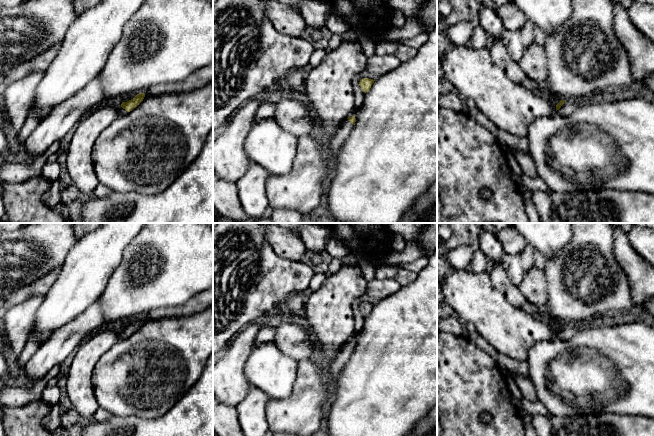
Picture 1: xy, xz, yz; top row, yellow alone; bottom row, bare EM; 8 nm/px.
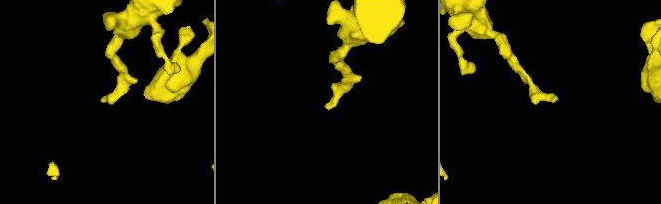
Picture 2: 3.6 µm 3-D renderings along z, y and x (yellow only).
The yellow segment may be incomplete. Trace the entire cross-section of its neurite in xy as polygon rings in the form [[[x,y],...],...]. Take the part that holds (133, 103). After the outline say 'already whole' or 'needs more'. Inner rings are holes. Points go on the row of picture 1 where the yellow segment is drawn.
[[[139,93],[133,99],[127,102],[122,102],[119,110],[120,114],[123,115],[132,111],[143,101],[144,97],[145,97],[145,93]]]; needs more

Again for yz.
[[[561,100],[557,105],[556,105],[556,112],[562,116],[569,116],[571,113],[574,112],[576,109],[577,105],[575,102],[570,101],[570,100]]]; needs more

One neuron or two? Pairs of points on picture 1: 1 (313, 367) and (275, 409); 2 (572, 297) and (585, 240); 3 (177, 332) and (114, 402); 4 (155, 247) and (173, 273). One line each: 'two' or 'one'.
1: one
2: one
3: one
4: one

